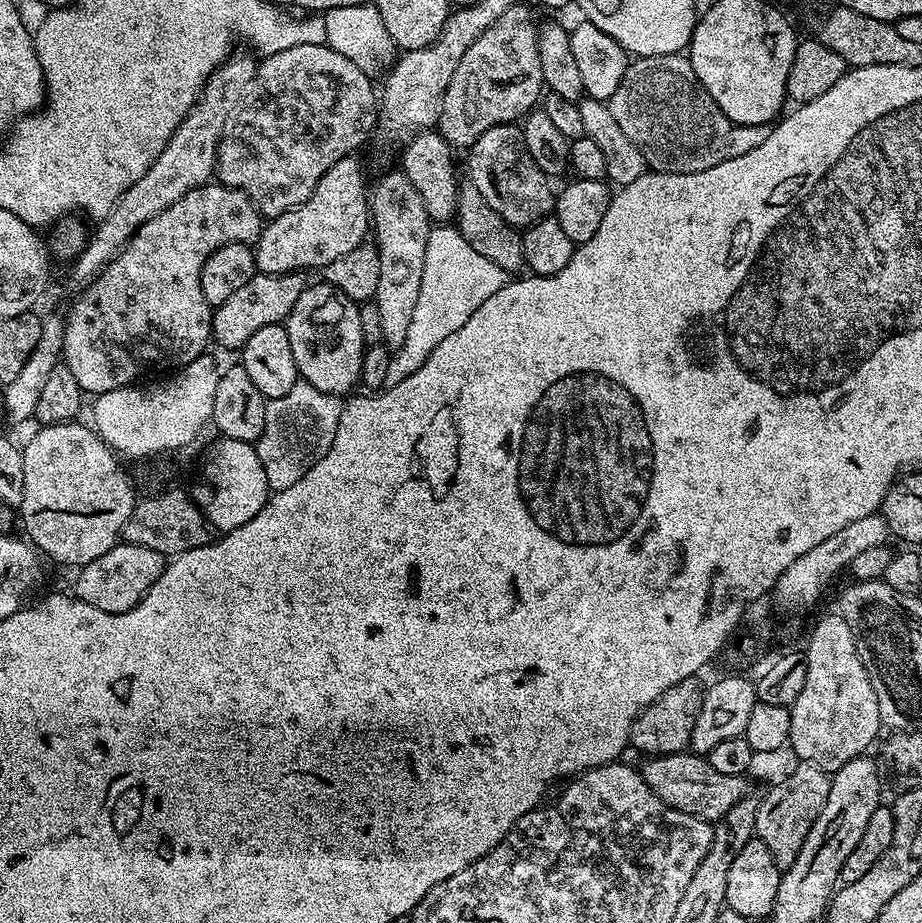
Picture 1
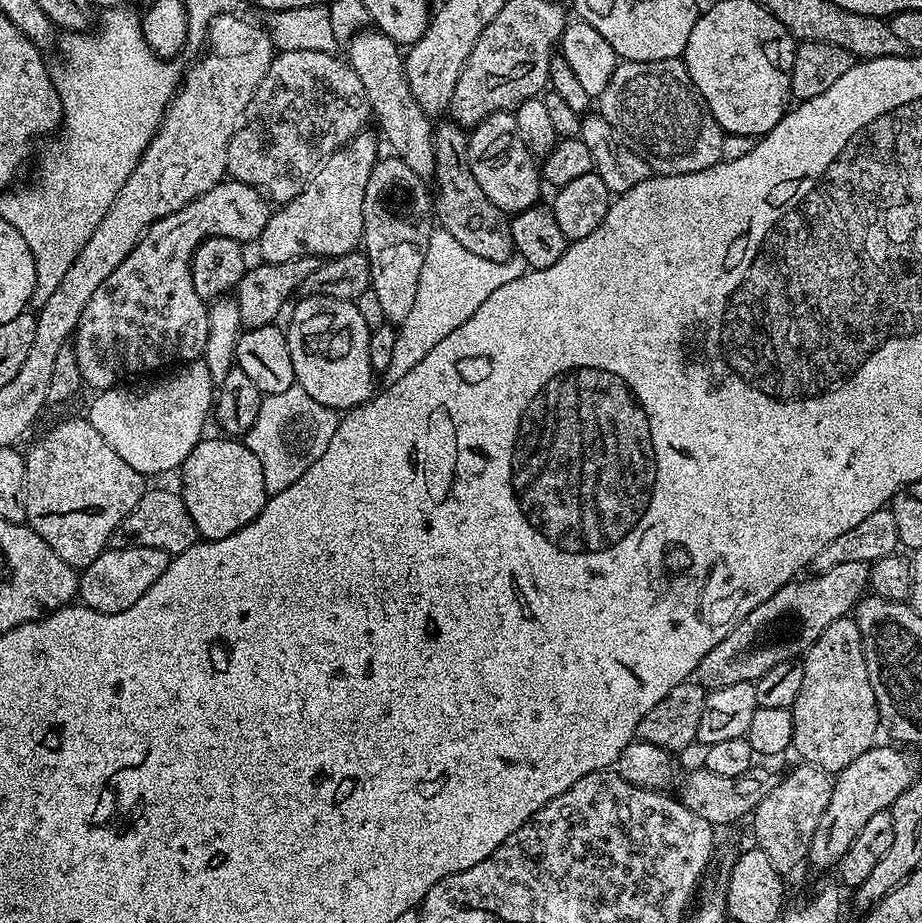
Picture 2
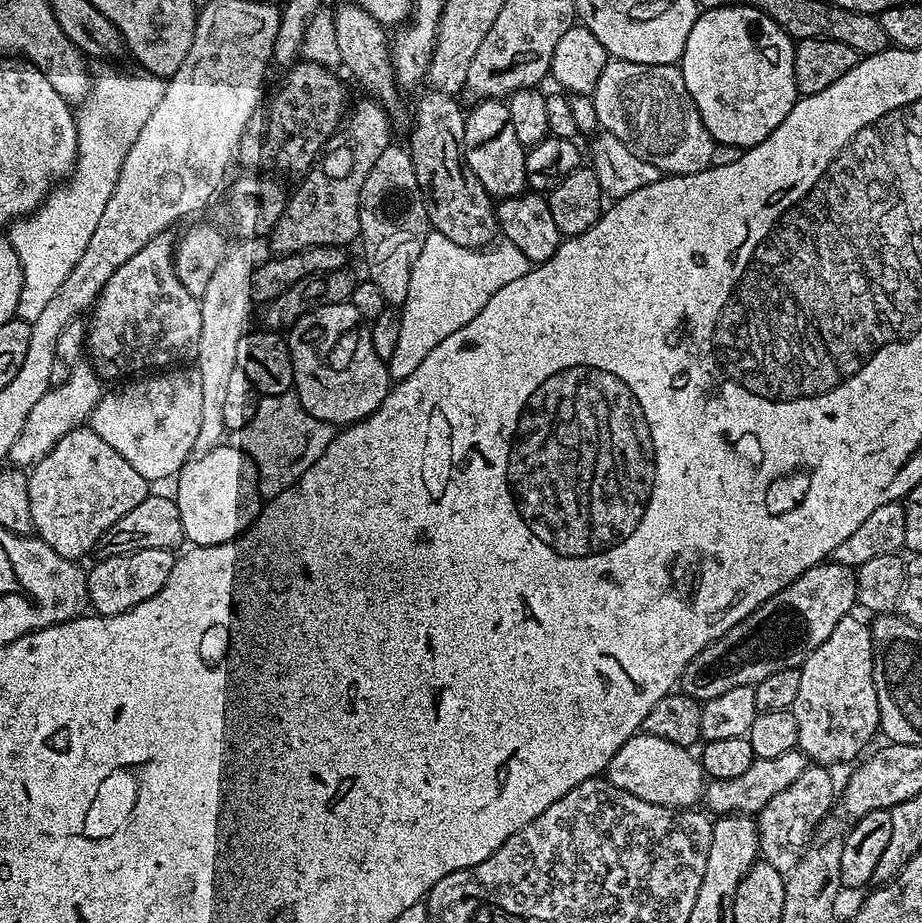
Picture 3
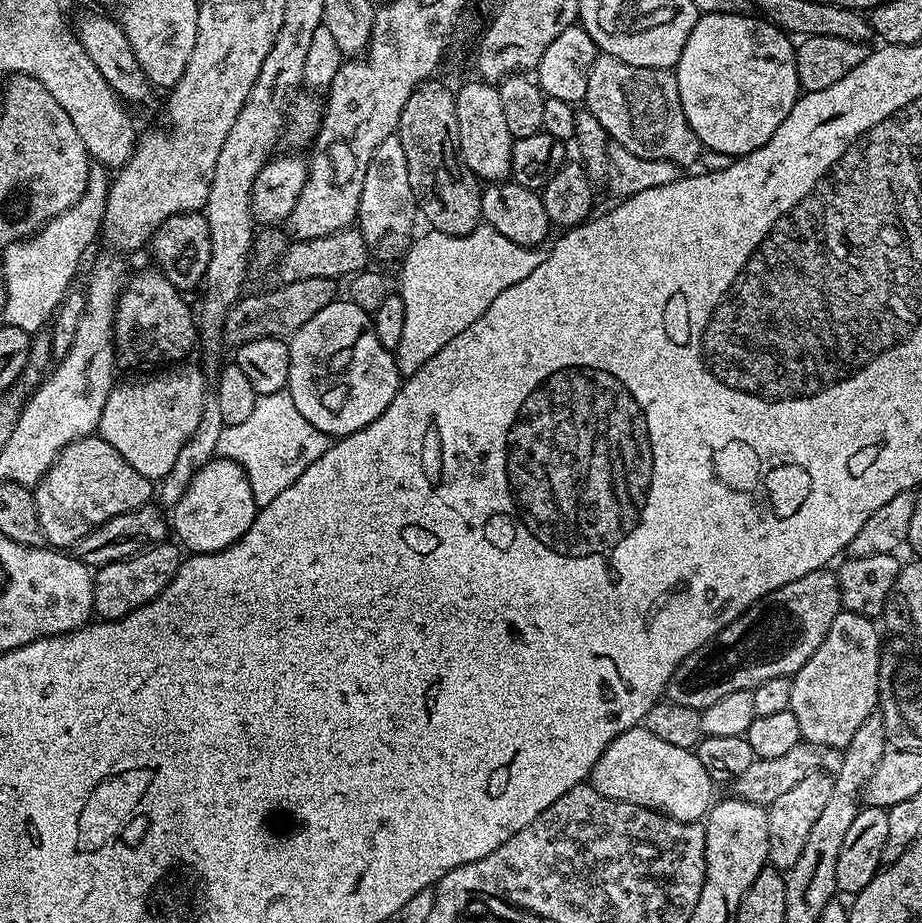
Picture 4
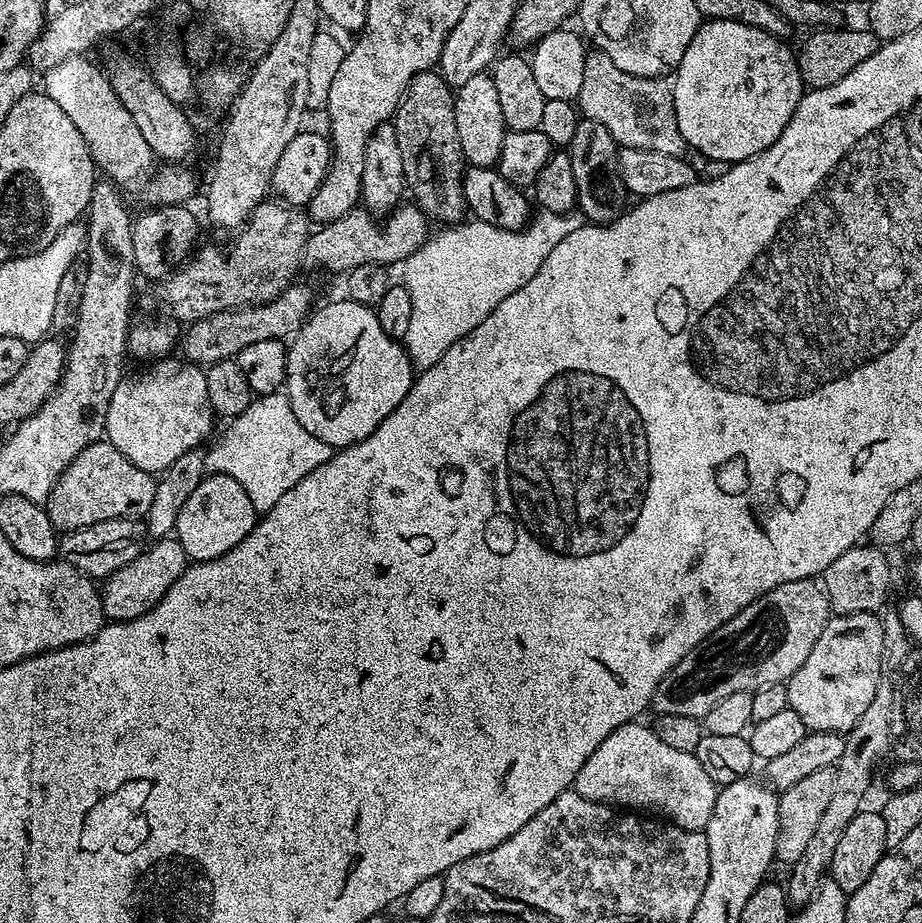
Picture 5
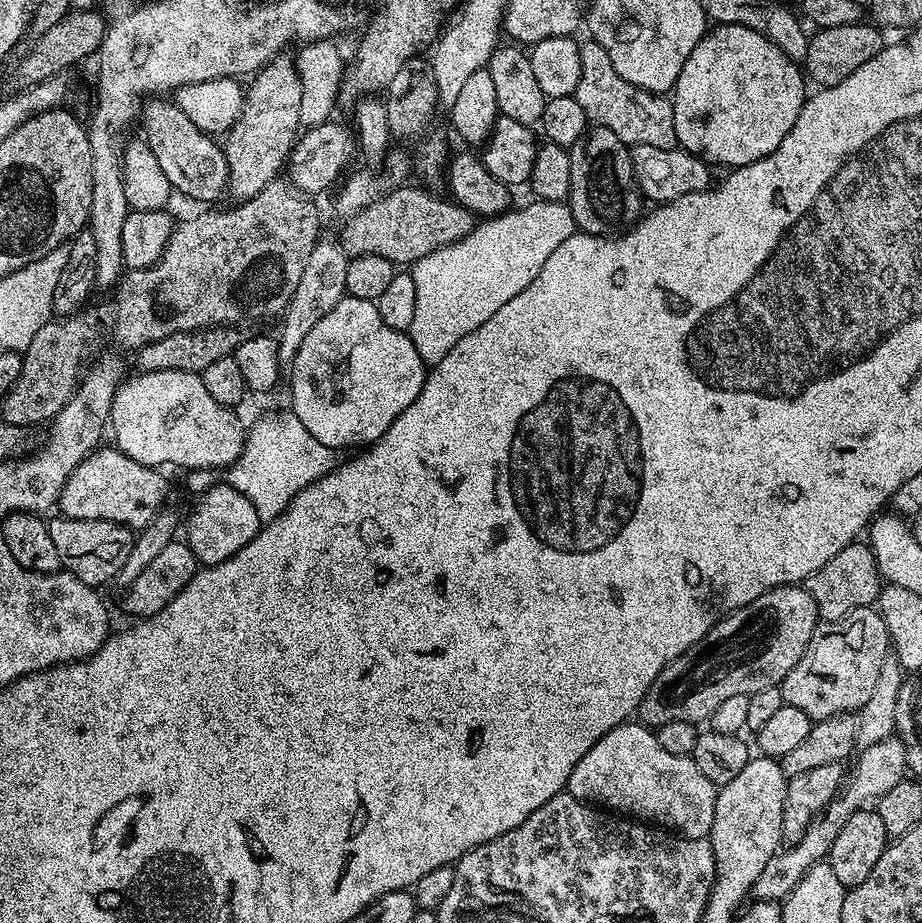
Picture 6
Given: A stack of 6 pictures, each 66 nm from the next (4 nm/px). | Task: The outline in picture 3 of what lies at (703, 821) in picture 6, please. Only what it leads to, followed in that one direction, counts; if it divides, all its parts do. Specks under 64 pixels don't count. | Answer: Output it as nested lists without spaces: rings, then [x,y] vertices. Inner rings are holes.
[[[646,731],[631,736],[622,750],[610,758],[606,779],[618,790],[634,794],[634,798],[677,810],[688,810],[699,805],[696,803],[699,800],[701,803],[706,792],[706,777],[699,759],[689,749],[666,742],[666,738],[652,736]]]

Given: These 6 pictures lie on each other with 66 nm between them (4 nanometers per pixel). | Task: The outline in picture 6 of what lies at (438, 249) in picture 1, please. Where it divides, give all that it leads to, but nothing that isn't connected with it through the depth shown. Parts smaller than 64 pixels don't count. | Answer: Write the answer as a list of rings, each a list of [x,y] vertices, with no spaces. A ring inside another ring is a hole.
[[[533,199],[531,203],[517,212],[509,210],[477,223],[466,238],[442,246],[442,250],[434,250],[434,254],[426,254],[426,258],[411,265],[414,322],[410,322],[407,334],[425,365],[442,362],[470,330],[478,330],[514,294],[522,294],[538,278],[546,258],[578,230],[572,208],[566,202]]]

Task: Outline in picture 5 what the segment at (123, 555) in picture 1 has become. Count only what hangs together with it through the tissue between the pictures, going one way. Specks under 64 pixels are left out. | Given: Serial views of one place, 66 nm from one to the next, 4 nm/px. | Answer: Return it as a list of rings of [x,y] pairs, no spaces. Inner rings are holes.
[[[160,538],[152,545],[135,553],[126,566],[116,568],[103,581],[100,588],[100,601],[105,617],[109,621],[133,620],[146,614],[178,582],[178,578],[189,566],[190,559],[176,538]]]

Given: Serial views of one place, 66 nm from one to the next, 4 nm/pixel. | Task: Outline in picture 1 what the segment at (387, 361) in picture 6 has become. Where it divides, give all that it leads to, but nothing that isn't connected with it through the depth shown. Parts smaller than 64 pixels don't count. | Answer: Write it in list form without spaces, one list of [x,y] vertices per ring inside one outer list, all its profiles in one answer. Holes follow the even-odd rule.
[[[309,283],[302,298],[294,302],[286,327],[290,334],[290,350],[294,350],[294,366],[299,379],[331,396],[343,397],[360,384],[362,358],[366,347],[362,338],[360,304],[330,283]]]

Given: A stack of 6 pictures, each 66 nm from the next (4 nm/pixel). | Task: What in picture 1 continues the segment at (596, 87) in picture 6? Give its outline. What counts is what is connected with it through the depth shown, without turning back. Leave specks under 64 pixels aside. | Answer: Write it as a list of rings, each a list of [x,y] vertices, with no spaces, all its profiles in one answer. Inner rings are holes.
[[[666,54],[665,56],[637,56],[629,63],[618,90],[606,102],[610,114],[618,121],[622,134],[634,142],[642,154],[645,165],[654,172],[697,172],[718,166],[729,155],[728,143],[733,130],[732,121],[722,114],[718,102],[698,82],[694,66],[687,55]]]

